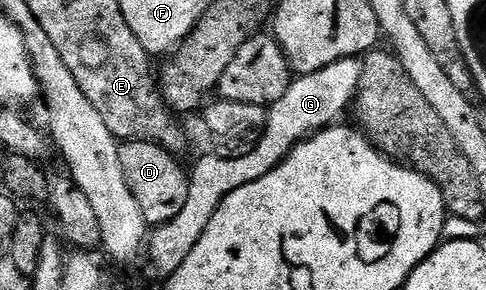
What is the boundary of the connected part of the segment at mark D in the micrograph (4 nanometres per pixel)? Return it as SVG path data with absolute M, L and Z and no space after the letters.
M125 141L120 147L122 159L122 175L126 175L126 183L130 186L130 195L138 199L138 207L150 227L166 225L174 215L186 207L186 195L190 173L179 165L173 154L167 153L154 143L141 141Z

